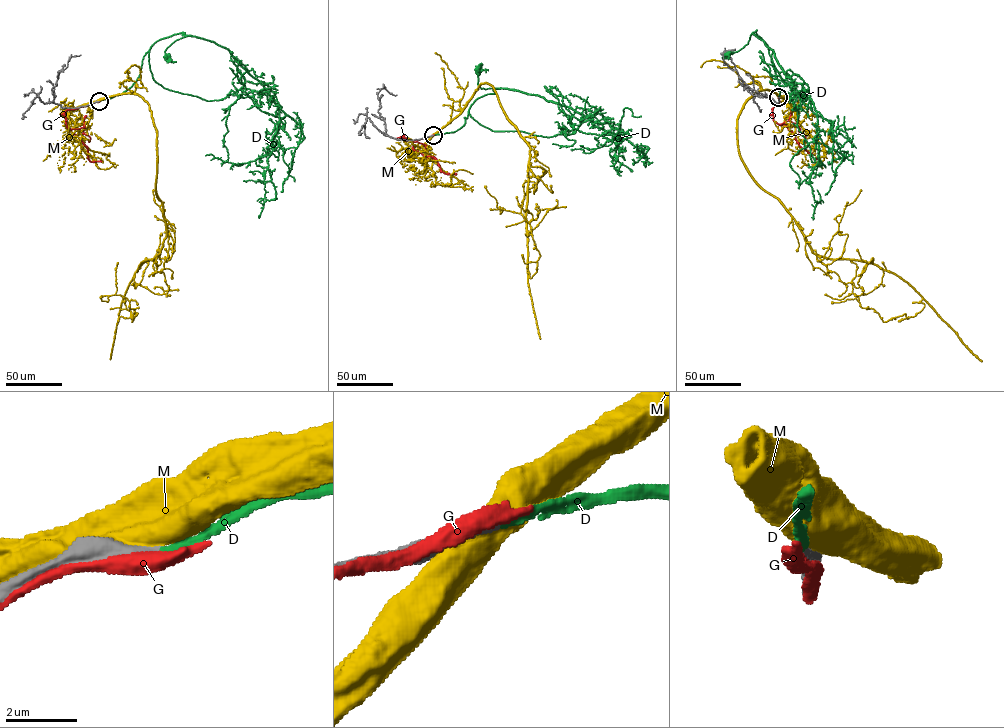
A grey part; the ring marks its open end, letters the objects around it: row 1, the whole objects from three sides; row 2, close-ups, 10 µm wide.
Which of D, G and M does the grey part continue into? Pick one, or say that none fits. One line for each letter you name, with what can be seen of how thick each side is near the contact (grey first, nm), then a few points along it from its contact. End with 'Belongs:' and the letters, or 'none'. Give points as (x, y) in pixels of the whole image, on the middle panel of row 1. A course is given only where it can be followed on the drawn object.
D: 280/260 nm | via (433, 135), (459, 129), (476, 99), (496, 93), (496, 88), (481, 88), (478, 84), (478, 71)
Belongs: D

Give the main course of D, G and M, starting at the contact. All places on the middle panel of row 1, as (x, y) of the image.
D: (433, 135), (459, 129), (476, 99), (496, 93), (496, 88), (481, 88), (478, 84), (478, 71)
G: (431, 136), (413, 140), (401, 137), (412, 142), (416, 151), (433, 157), (444, 173), (456, 174)
M: (431, 135), (480, 85), (491, 85), (530, 149), (531, 278), (540, 255), (529, 224), (498, 209), (484, 186)

